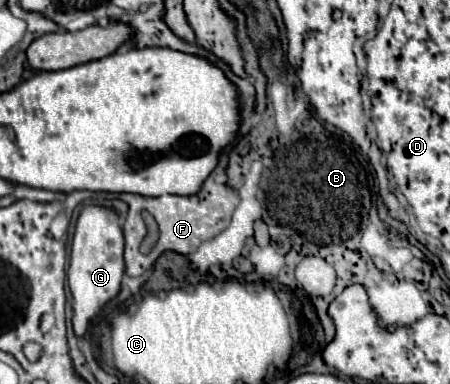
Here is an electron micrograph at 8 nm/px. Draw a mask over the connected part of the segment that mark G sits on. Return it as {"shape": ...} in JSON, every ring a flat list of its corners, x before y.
{"shape":[[83,207,71,247,71,263,67,271,67,283,73,295,73,331,77,337,87,333,93,317,121,291,121,279,125,273,123,263,123,231,119,227,119,215,105,207]]}

